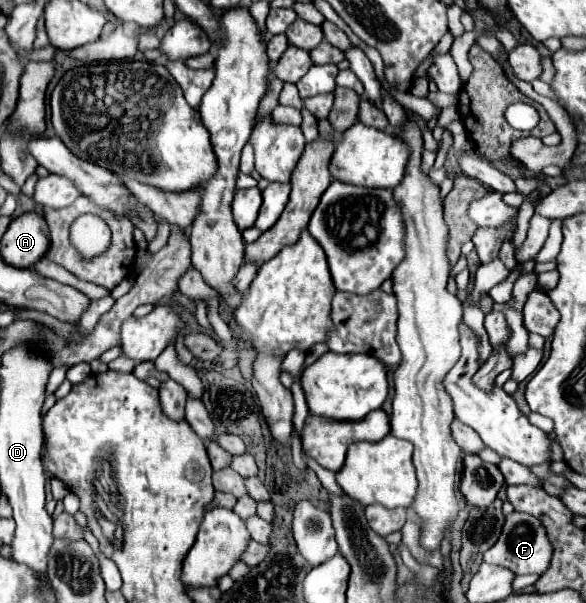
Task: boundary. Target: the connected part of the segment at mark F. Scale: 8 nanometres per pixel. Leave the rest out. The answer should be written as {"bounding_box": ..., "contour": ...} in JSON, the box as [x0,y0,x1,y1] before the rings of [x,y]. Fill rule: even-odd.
{"bounding_box":[483,513,553,575],"contour":[[[509,513],[507,521],[503,525],[503,531],[499,535],[499,541],[483,555],[483,561],[493,563],[493,565],[503,565],[511,569],[515,575],[529,575],[529,573],[545,573],[551,561],[553,547],[547,539],[547,533],[543,531],[543,523],[539,519],[525,515],[525,513]]]}

